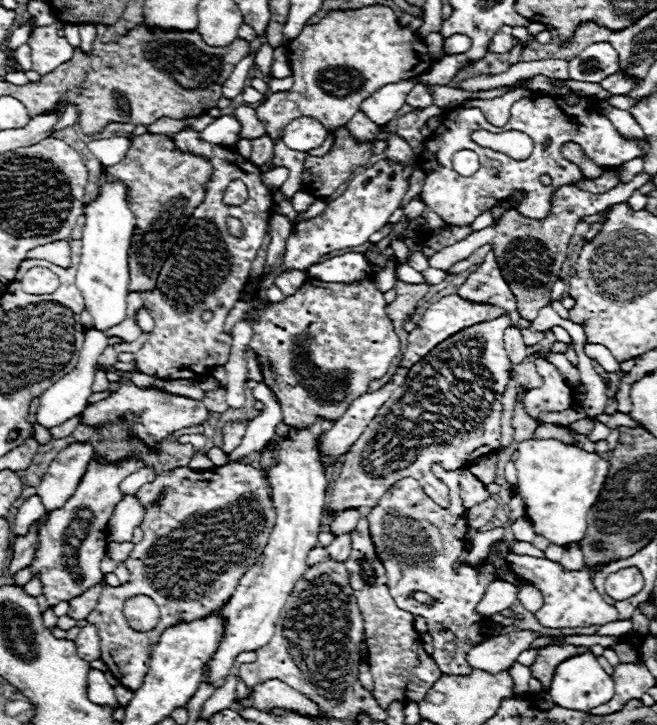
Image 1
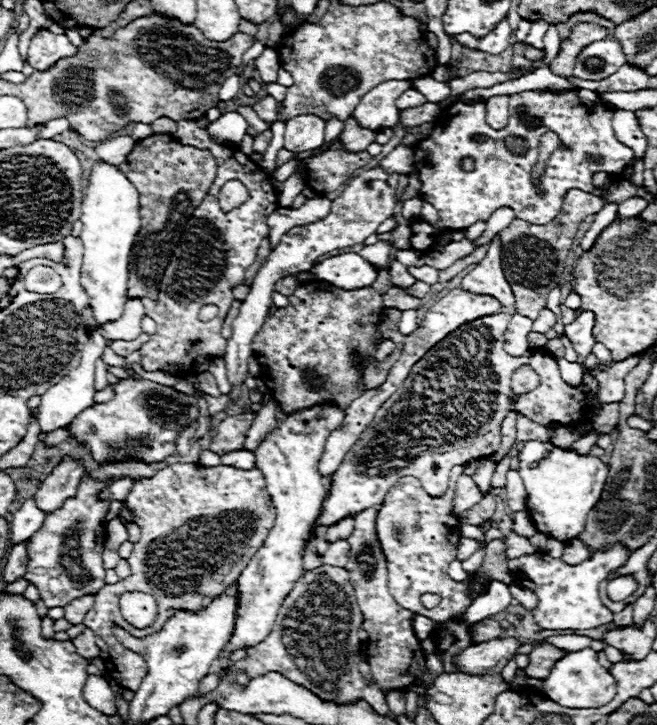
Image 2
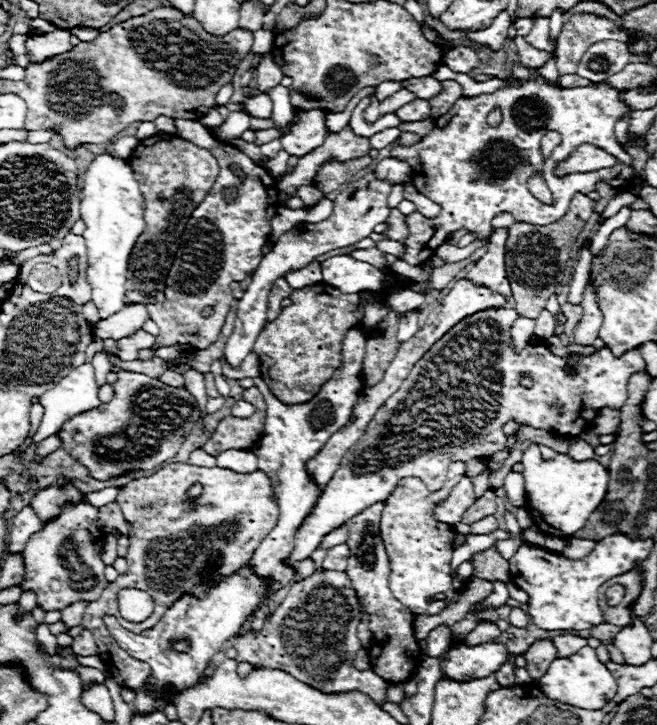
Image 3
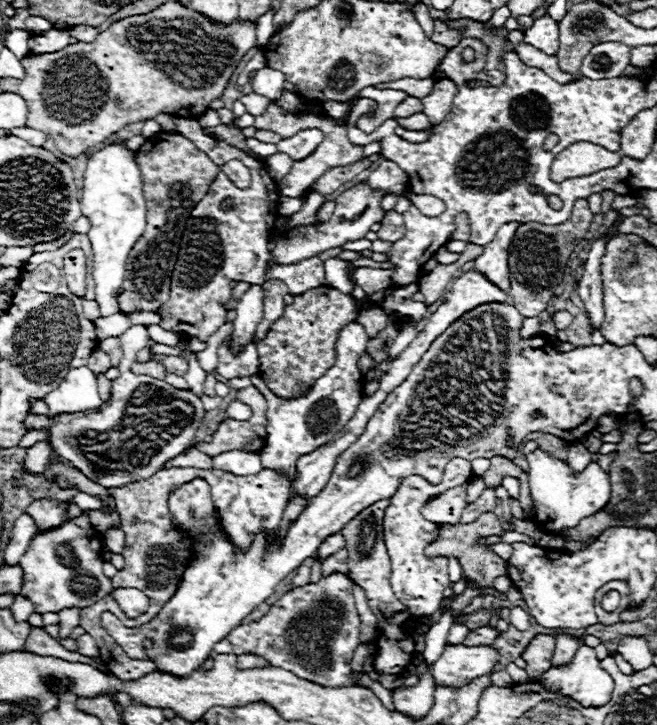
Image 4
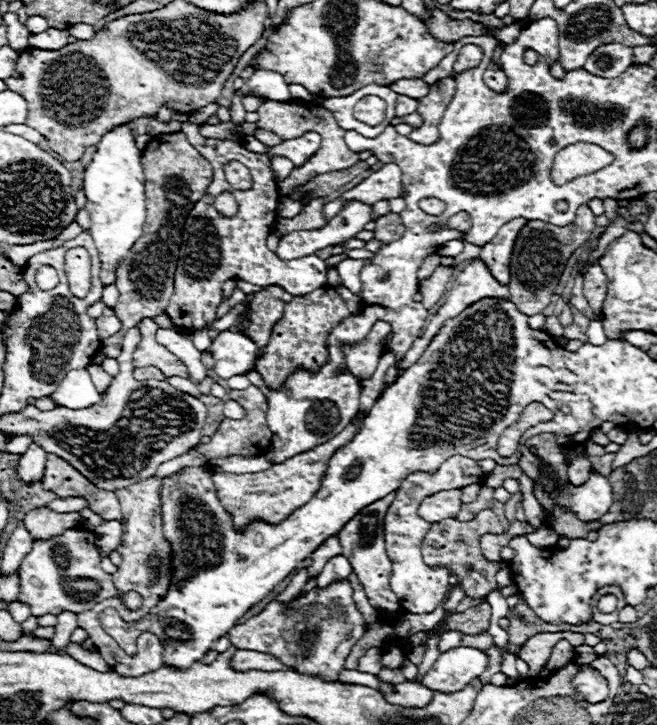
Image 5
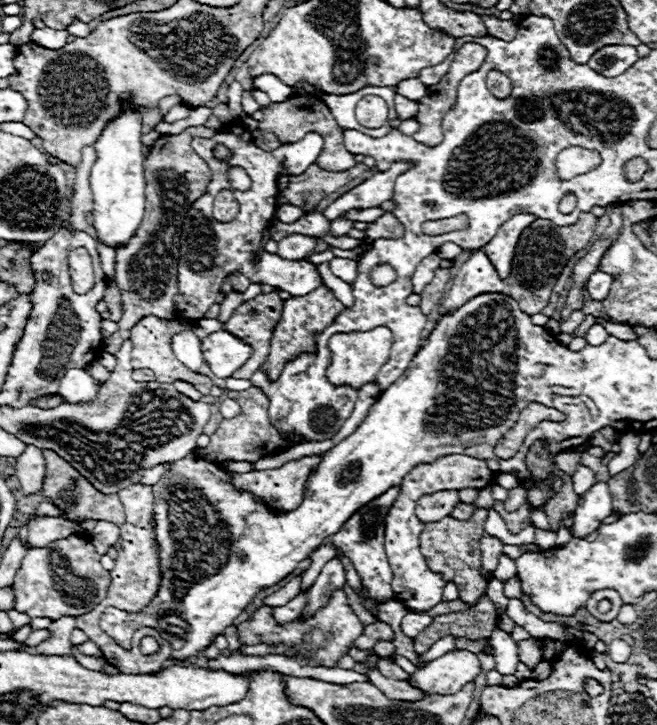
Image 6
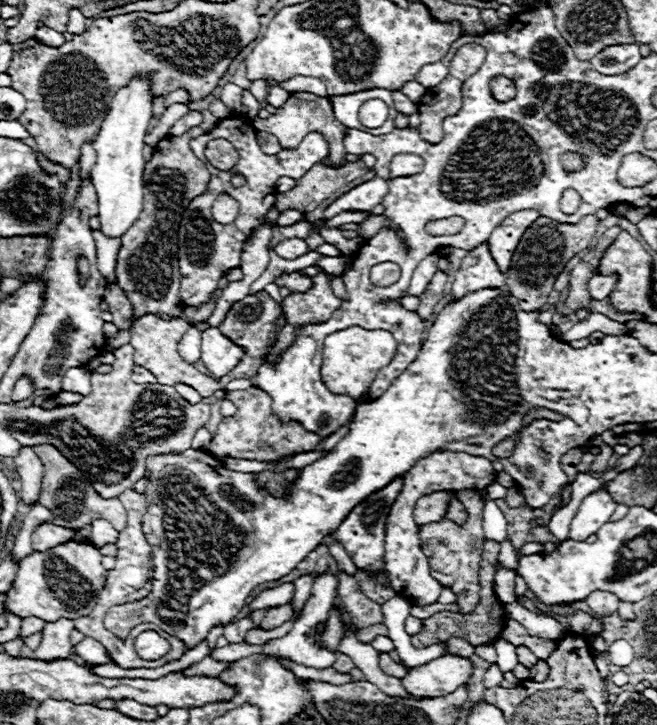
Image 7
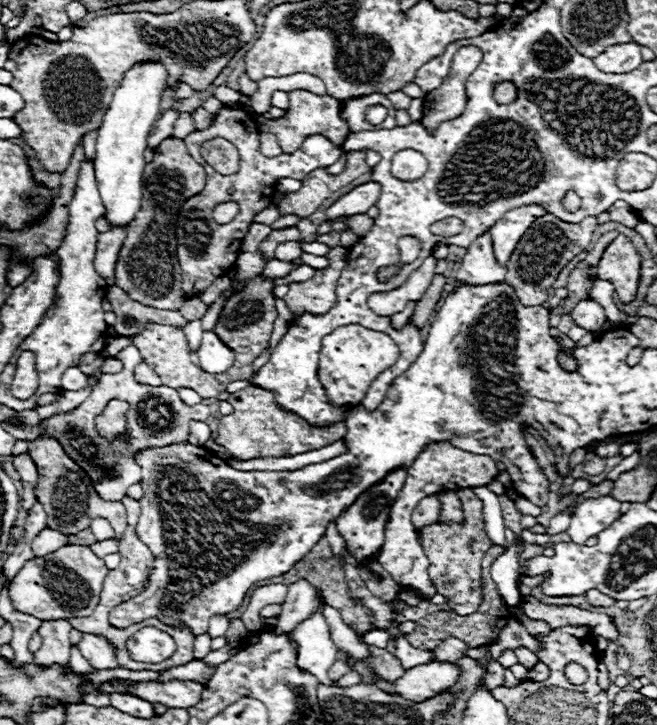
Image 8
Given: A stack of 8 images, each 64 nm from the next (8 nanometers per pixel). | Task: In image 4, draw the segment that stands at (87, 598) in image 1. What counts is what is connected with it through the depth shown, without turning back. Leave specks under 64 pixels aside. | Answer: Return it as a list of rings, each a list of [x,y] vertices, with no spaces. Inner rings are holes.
[[[64,608],[58,612],[60,616],[60,636],[58,638],[68,638],[70,632],[80,624],[80,608]]]

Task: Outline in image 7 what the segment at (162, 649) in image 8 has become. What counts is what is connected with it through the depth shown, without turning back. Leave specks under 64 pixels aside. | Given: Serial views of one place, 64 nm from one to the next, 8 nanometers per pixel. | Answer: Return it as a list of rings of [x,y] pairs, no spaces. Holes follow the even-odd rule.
[[[148,630],[148,632],[142,632],[136,640],[134,640],[134,646],[136,646],[136,652],[144,658],[144,660],[156,660],[160,656],[164,656],[168,650],[170,650],[170,644],[158,636],[156,632]]]

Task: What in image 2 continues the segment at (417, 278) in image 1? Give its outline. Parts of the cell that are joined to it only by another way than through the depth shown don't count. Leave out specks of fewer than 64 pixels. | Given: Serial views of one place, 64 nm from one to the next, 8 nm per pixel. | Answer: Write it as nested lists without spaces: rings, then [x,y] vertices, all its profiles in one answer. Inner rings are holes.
[[[396,259],[390,264],[390,275],[393,285],[401,288],[407,288],[417,281],[409,273],[407,267]]]

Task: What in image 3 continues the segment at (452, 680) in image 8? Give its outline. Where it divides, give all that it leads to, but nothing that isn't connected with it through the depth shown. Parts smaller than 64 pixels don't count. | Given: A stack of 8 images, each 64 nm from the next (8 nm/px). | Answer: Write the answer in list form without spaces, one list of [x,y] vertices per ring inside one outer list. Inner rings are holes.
[[[486,642],[478,646],[458,644],[440,656],[440,664],[448,678],[470,680],[498,672],[500,666],[506,662],[506,656],[508,648],[504,644],[496,642]]]

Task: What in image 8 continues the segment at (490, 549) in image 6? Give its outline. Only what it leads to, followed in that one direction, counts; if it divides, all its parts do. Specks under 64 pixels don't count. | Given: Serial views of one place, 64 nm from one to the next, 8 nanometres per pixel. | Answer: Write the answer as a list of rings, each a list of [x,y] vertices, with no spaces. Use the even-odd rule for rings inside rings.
[[[492,544],[492,550],[488,550],[486,556],[484,556],[484,584],[482,584],[482,602],[480,602],[480,608],[472,616],[456,616],[454,612],[434,612],[434,614],[418,620],[416,622],[416,630],[406,636],[408,642],[414,648],[432,650],[432,648],[436,648],[446,638],[458,638],[458,640],[466,642],[470,648],[484,646],[484,644],[494,644],[498,640],[498,634],[502,632],[502,628],[510,620],[510,610],[504,604],[504,600],[500,598],[500,594],[496,590],[496,584],[490,578],[490,566],[496,560],[496,556],[500,556],[502,552],[504,552],[502,546]]]

